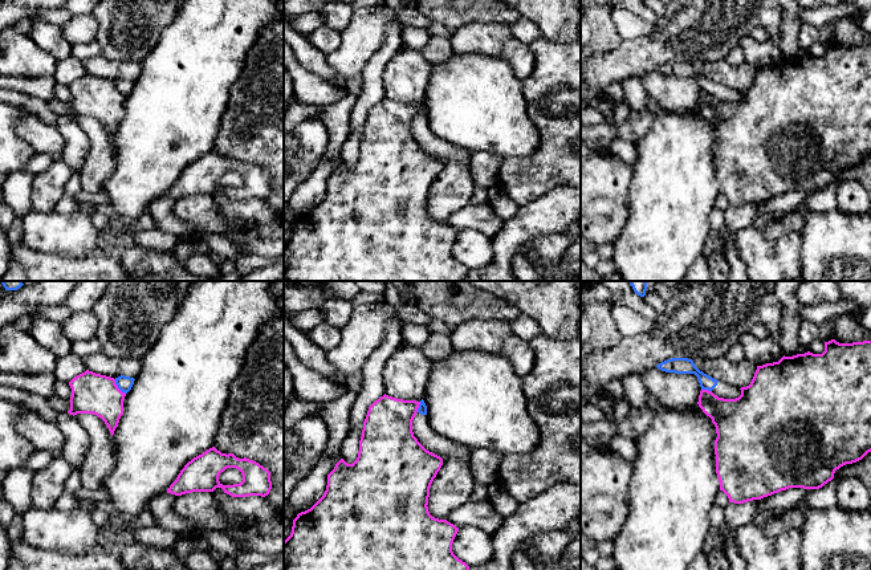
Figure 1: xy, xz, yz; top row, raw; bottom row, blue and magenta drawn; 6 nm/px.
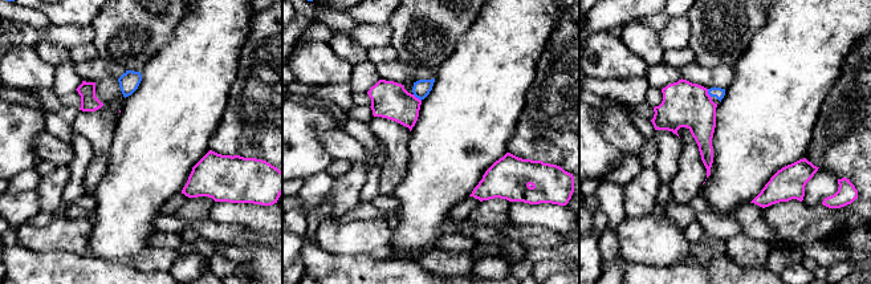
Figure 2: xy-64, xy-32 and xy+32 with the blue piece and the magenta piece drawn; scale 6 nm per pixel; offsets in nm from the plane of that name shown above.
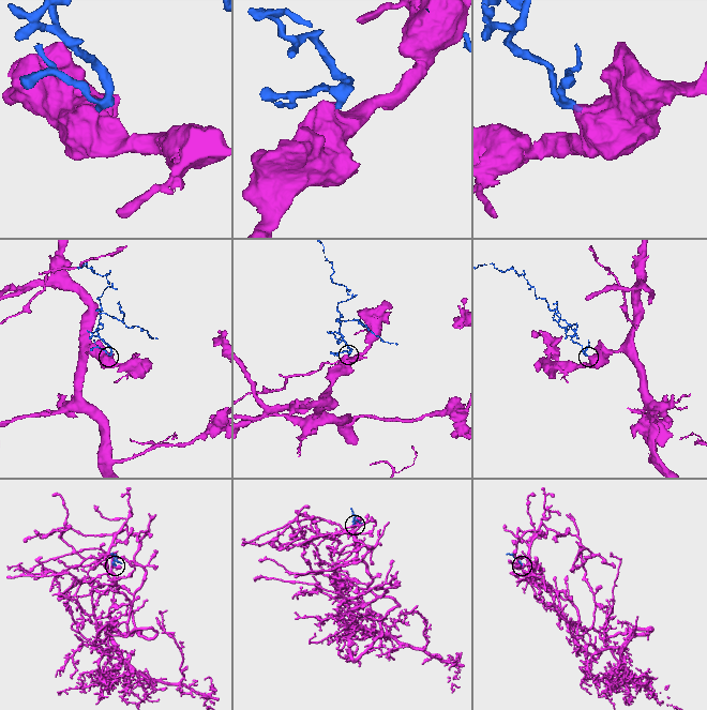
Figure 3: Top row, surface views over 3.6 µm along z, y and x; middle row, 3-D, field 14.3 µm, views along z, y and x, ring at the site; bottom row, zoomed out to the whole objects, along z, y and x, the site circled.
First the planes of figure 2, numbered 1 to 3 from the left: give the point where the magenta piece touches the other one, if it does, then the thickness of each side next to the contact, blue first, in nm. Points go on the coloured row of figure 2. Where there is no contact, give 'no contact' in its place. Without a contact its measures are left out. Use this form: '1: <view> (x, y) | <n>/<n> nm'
1: no contact
2: xy-32 (416, 97) | 110/220 nm
3: xy+32 (708, 93) | 70/280 nm

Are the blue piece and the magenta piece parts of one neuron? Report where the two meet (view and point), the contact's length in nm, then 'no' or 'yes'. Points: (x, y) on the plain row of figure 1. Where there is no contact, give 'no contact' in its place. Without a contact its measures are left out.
xy (118, 90) | 120 nm | no

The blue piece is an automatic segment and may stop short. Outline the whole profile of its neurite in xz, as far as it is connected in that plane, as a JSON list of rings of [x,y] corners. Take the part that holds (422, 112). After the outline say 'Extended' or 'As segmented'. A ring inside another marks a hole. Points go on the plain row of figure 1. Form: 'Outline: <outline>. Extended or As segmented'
Outline: [[[423,102],[420,103],[418,115],[412,123],[412,135],[427,154],[461,162],[469,168],[472,152],[465,151],[461,147],[452,146],[432,134],[427,119],[427,109]]]. Extended

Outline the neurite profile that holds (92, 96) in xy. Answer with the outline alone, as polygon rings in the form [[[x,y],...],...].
[[[86,73],[69,85],[72,91],[68,117],[93,117],[107,129],[111,139],[123,118],[126,97],[115,87],[115,82]]]

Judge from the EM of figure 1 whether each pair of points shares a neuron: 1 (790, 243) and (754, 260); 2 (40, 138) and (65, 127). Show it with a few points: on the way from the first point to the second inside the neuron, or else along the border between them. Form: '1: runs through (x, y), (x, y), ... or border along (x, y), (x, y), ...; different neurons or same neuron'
1: runs through (781, 252), (773, 260), (764, 260); same neuron
2: border along (55, 126), (64, 141), (62, 154); different neurons

